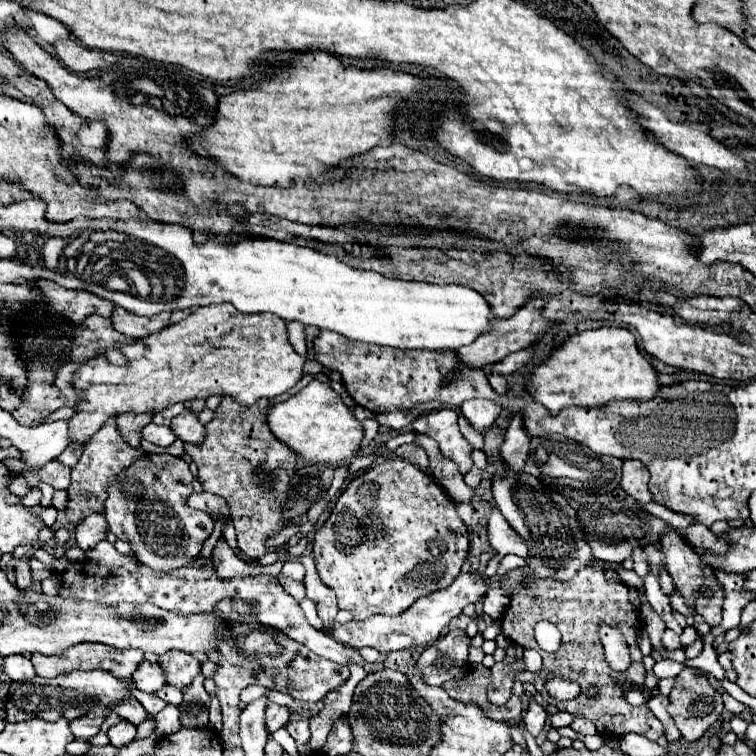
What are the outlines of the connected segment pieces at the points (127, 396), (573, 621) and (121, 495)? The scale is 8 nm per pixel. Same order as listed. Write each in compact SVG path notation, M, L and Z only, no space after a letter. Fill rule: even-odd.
M229 303L199 307L185 321L165 327L163 331L139 339L131 345L119 347L125 355L127 365L113 365L107 361L105 351L85 361L71 379L77 391L75 415L69 419L69 441L85 445L91 435L95 435L109 417L121 413L161 413L175 403L207 399L207 397L231 397L243 407L251 407L259 399L273 399L287 389L291 389L303 375L303 365L311 357L301 357L293 351L287 339L287 325L275 315L243 315L235 311Z
M581 567L579 573L569 581L555 581L555 579L539 579L535 581L535 587L517 587L513 589L513 597L509 603L509 609L503 617L503 635L521 645L523 649L535 649L543 657L543 671L563 675L567 679L575 679L581 685L579 699L559 703L559 701L547 701L555 705L559 711L567 711L575 717L587 717L595 723L601 737L619 737L625 733L639 733L645 735L651 741L657 741L663 735L661 721L649 711L647 705L629 705L625 701L625 689L621 685L643 685L645 681L645 667L643 667L643 655L637 647L637 633L641 629L641 619L635 613L635 607L629 599L629 589L621 583L607 581L604 571L600 567ZM537 621L551 621L559 627L563 639L561 647L555 653L543 653L537 641L533 639L531 629ZM607 621L607 625L617 627L625 633L625 639L629 639L631 649L631 667L625 673L611 671L607 667L607 661L603 659L603 647L599 643L599 623ZM589 685L597 689L597 701L589 697Z
M169 453L159 455L143 455L139 457L123 475L117 479L115 485L111 485L109 497L105 501L105 519L111 533L117 535L117 539L127 541L133 549L133 555L139 563L145 563L153 571L159 573L171 573L179 567L185 567L191 559L195 559L203 547L203 543L213 533L213 519L207 513L193 511L187 507L187 499L193 493L191 487L193 475L189 471L189 463L185 459L173 457Z

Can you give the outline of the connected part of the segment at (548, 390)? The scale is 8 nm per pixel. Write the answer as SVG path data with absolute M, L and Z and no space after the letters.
M601 327L565 339L549 359L541 361L531 371L525 389L551 415L557 415L563 407L571 405L603 407L609 401L647 401L655 397L659 383L655 369L637 349L631 331L623 327Z

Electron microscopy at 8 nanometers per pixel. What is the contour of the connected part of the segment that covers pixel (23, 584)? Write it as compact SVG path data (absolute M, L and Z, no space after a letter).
M17 567L17 569L15 569L15 575L17 575L17 583L15 583L15 585L17 585L19 589L31 587L33 581L31 581L31 571L29 571L27 567Z

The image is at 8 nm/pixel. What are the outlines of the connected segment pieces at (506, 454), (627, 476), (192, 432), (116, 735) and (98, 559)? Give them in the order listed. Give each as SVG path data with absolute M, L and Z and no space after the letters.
M515 415L505 431L503 445L499 449L499 457L505 463L507 471L521 471L525 457L527 457L527 447L529 447L529 437L523 431L523 419Z
M623 461L623 479L621 487L639 503L651 503L653 495L647 487L649 471L641 461Z
M185 411L179 417L175 417L171 421L171 431L175 433L177 439L191 445L201 445L205 439L205 427L199 423L199 419L191 411Z
M125 719L123 721L119 721L117 725L113 725L109 731L107 731L107 737L109 737L109 743L113 745L113 747L125 747L125 745L129 745L131 741L133 741L133 737L135 737L135 725L131 725L131 723L127 723Z
M103 539L101 543L97 543L89 553L87 559L99 565L107 565L107 567L125 567L127 571L135 571L137 569L137 561L131 559L129 555L121 555L107 539Z

